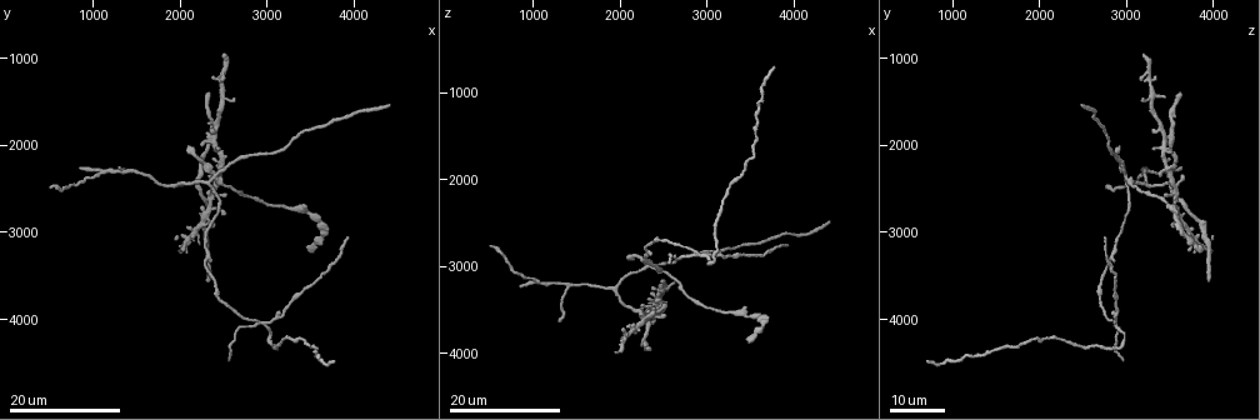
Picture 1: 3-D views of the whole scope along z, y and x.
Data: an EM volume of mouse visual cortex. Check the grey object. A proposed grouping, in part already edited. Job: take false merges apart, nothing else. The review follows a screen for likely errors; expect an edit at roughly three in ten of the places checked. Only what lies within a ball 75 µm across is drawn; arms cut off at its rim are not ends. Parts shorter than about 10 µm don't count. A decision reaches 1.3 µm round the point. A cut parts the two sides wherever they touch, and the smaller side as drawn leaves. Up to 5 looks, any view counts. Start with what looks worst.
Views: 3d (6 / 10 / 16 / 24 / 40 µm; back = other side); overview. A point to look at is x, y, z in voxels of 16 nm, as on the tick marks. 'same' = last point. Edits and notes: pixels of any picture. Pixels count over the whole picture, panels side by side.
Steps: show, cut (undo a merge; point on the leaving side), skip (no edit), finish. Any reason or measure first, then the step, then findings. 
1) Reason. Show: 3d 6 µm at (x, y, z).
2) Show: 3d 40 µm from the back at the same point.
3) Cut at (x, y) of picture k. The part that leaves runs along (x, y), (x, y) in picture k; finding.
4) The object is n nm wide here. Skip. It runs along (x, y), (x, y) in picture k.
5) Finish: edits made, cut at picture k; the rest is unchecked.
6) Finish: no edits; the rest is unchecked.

Show: 3d 24 µm at (3000, 4050, 2850).

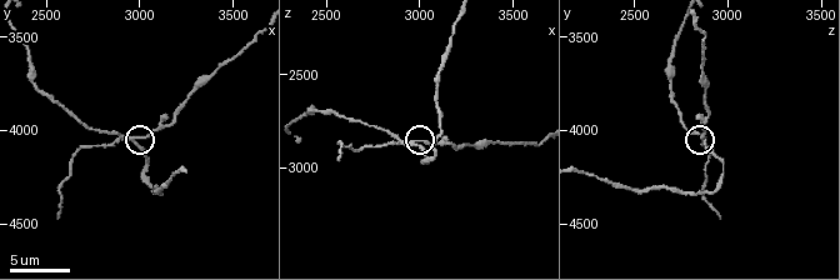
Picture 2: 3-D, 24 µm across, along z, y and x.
Show: 3d 10 µm at (2960, 4060, 2860).

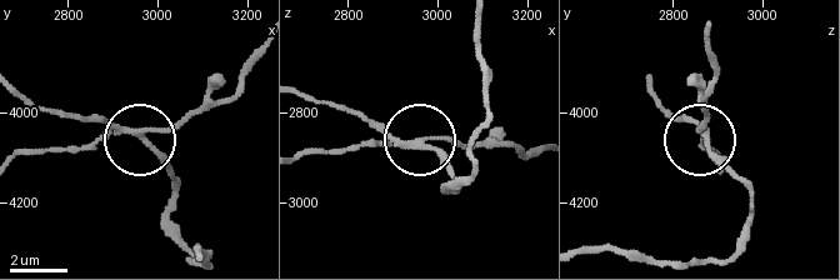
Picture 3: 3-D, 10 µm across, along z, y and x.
Show: 3d 10 µm from the back at (2970, 4050, 2875).

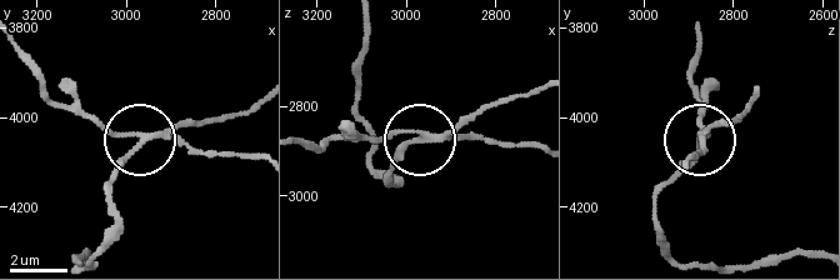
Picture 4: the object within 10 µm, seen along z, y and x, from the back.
The object is 180 nm wide here. Cut at (111, 133) of picture 4. The part that leaves runs along (150, 134), (118, 134), (74, 115), (53, 99), (24, 55) in picture 4; a second neuron is stuck on.

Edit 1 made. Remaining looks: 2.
Arms part here. Show: 3d 16 µm at (1900, 2450, 3250).

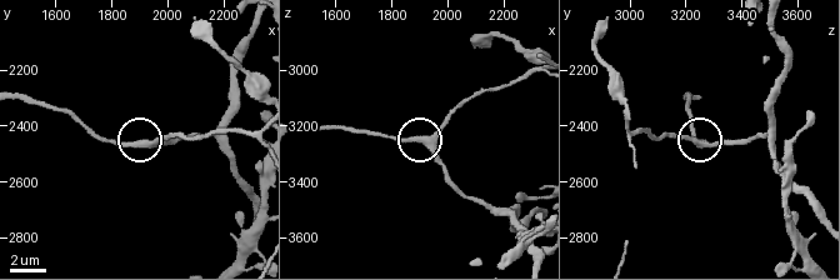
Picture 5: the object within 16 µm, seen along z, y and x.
Show: 3d 6 µm at (1930, 2460, 3270).

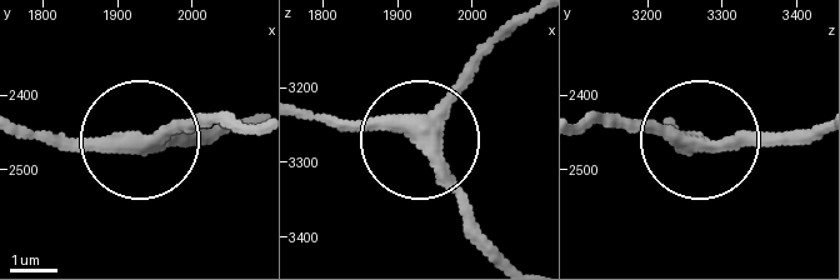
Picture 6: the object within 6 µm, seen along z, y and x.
The object is 330 nm wide here. Skip. It runs along (505, 30), (421, 134), (301, 114) in picture 6; one neuron here.

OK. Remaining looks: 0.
Finish: edits made, cut at picture 4; the rest is unchecked.

